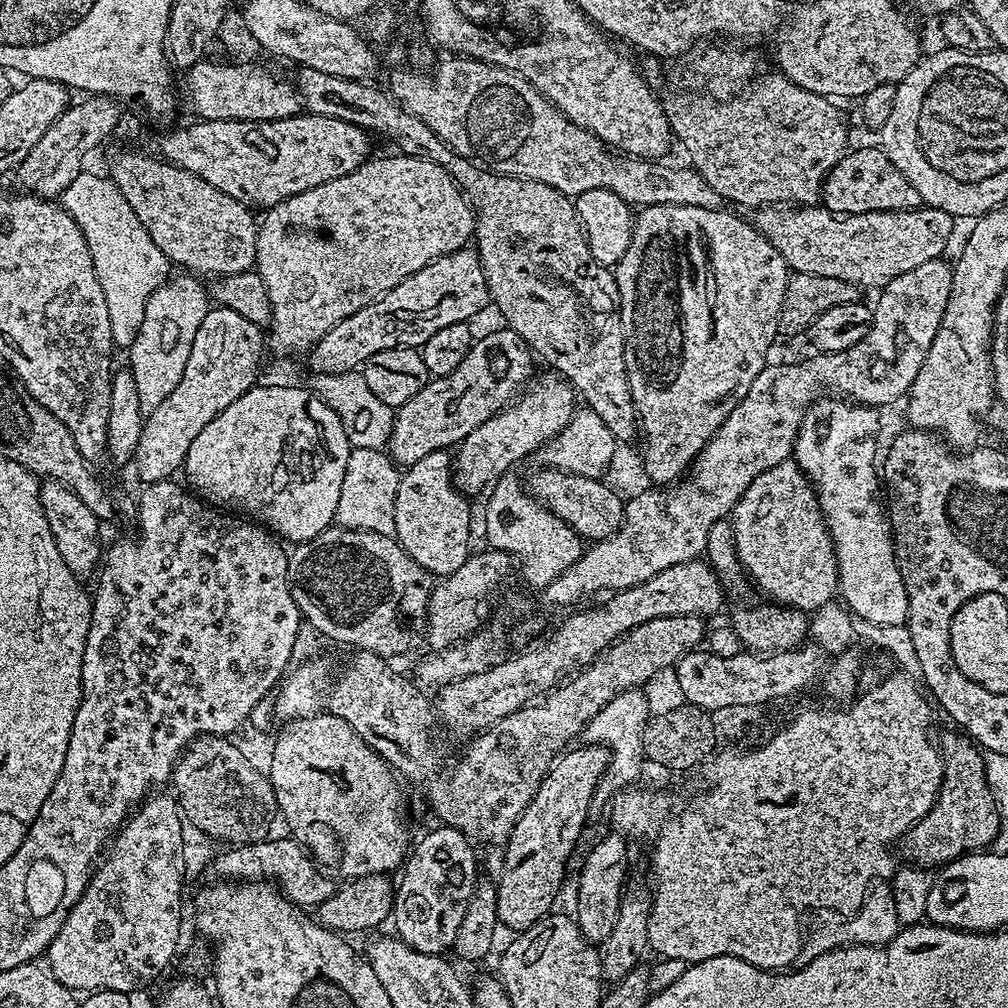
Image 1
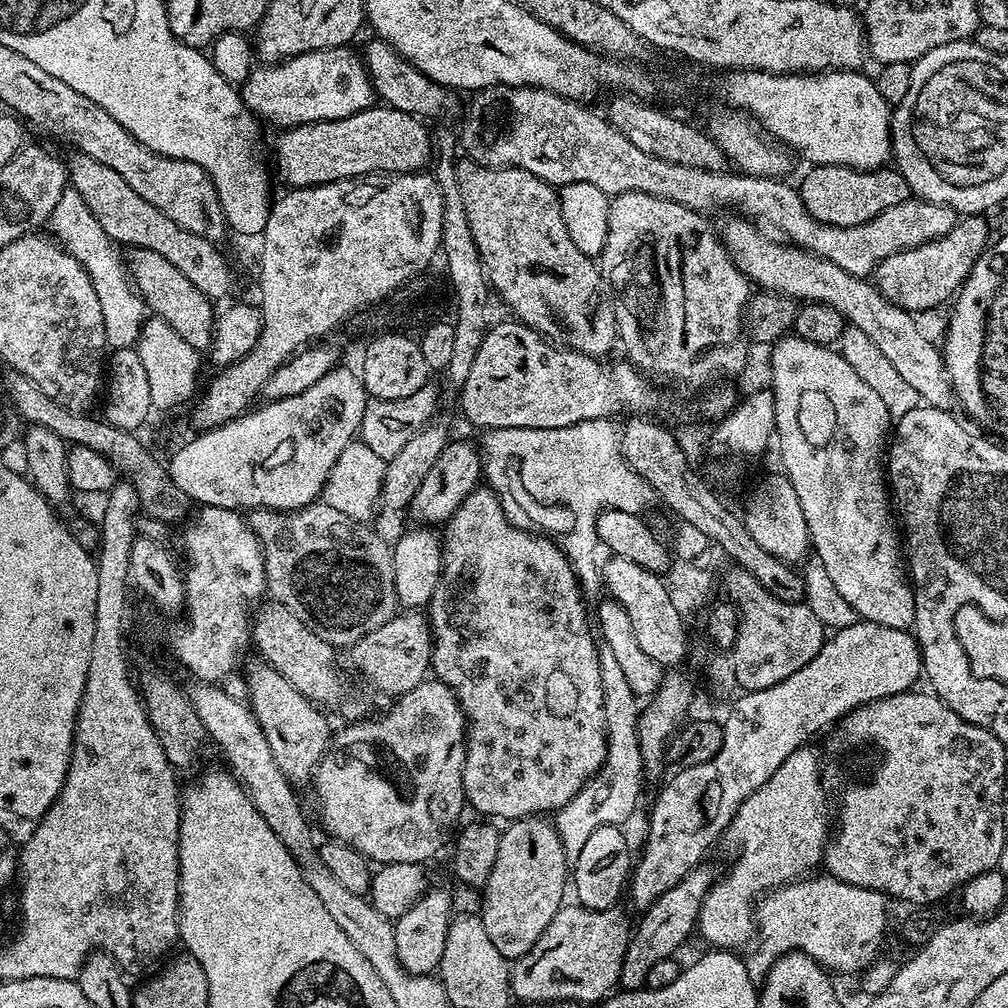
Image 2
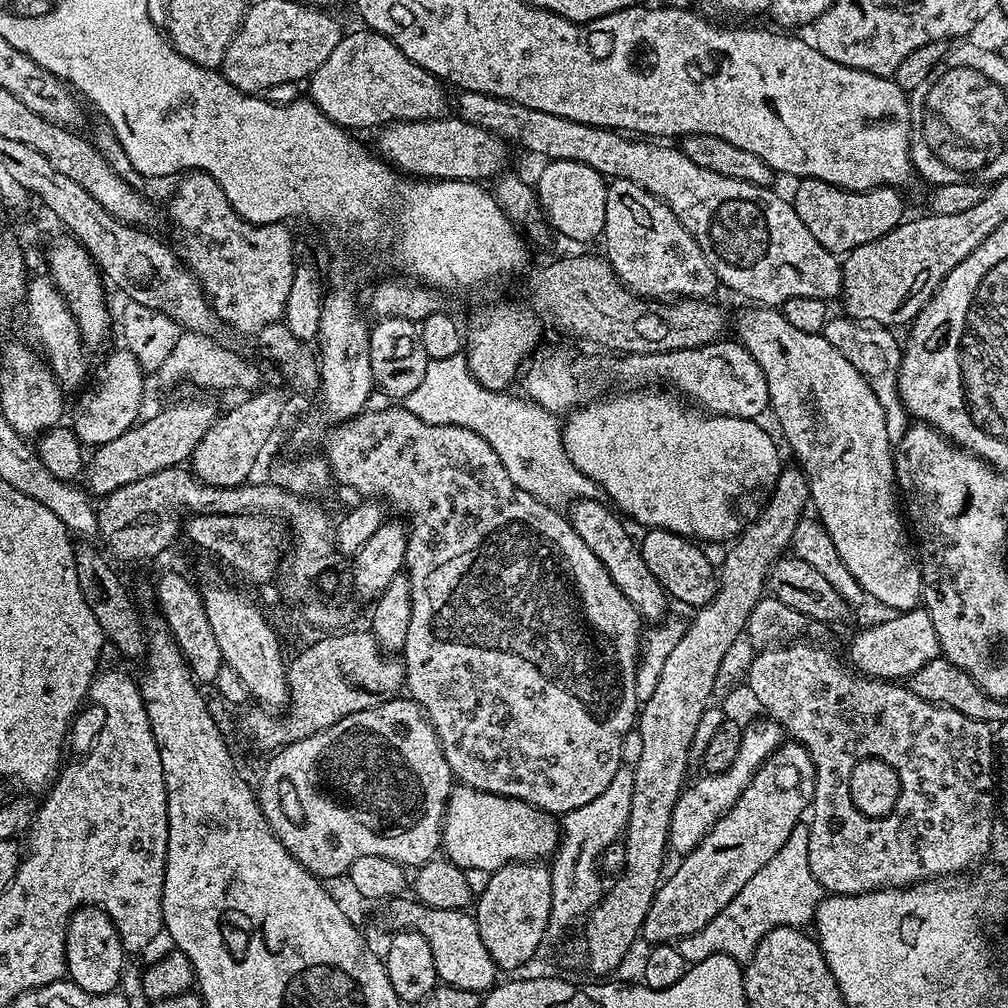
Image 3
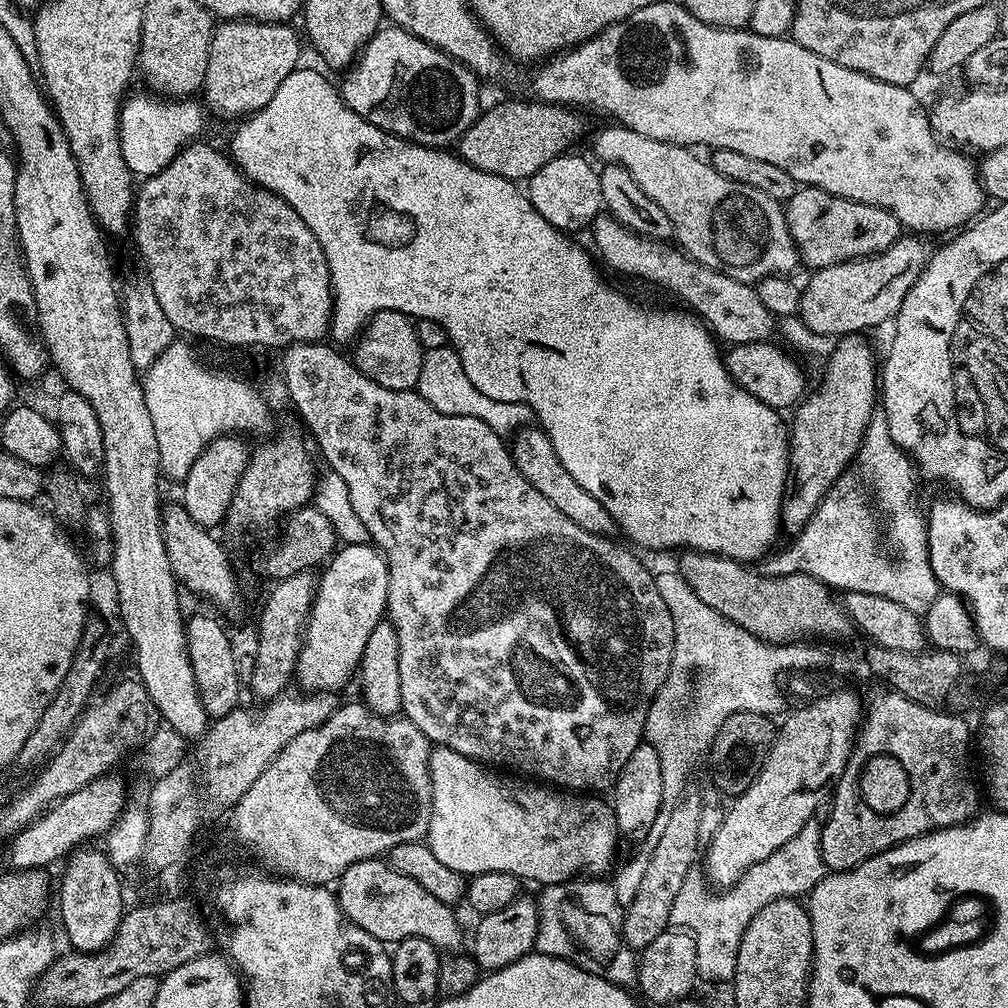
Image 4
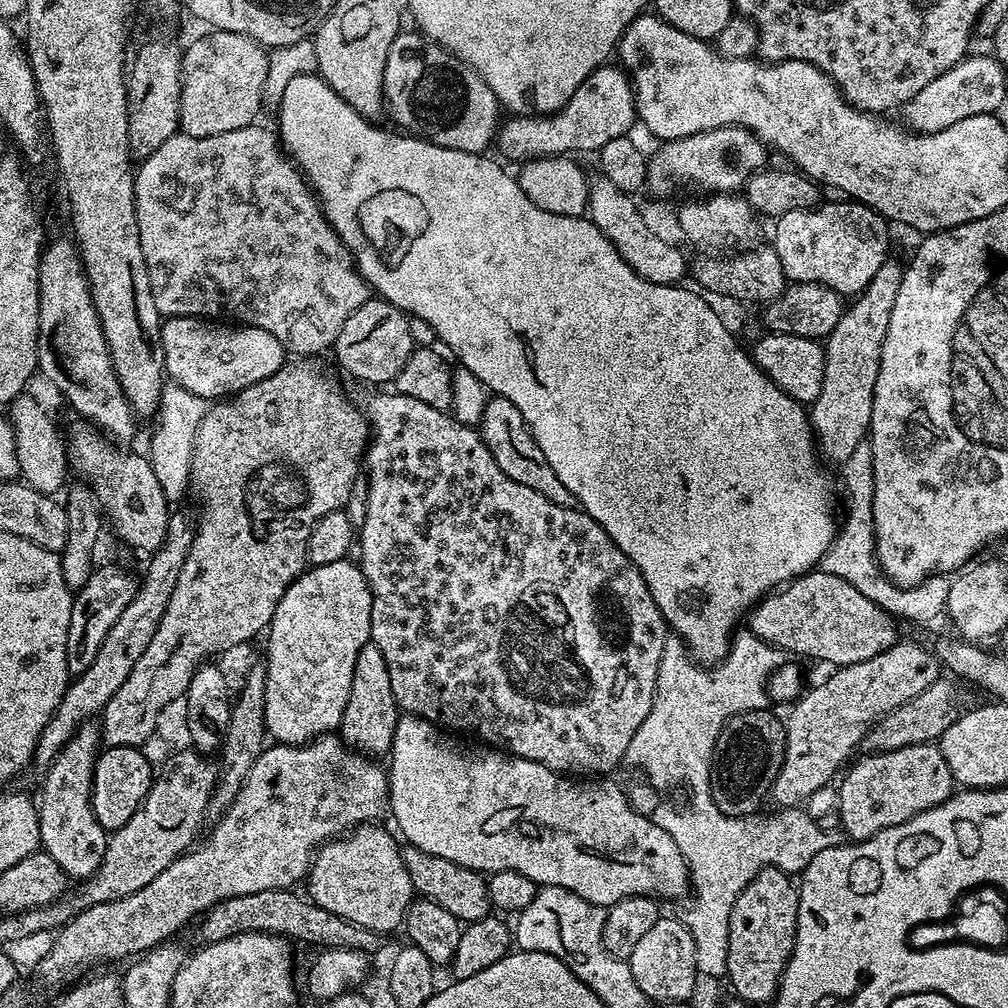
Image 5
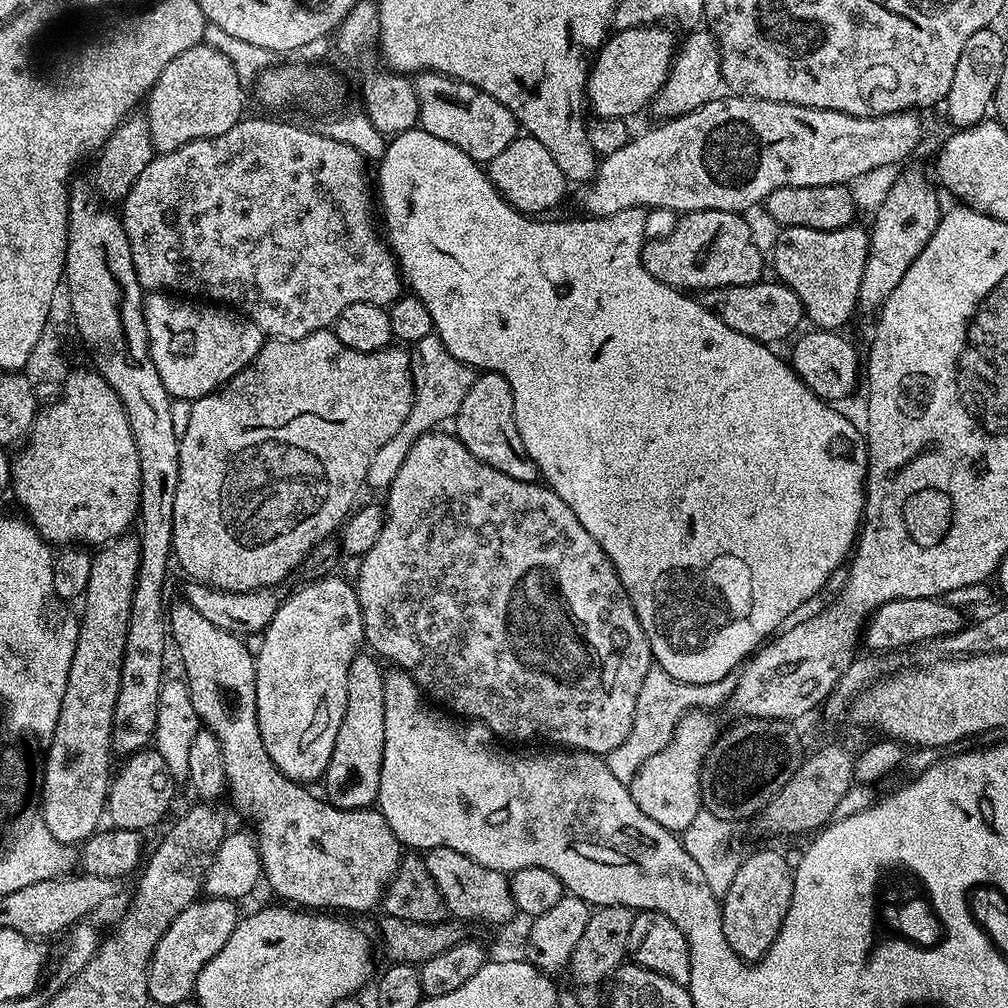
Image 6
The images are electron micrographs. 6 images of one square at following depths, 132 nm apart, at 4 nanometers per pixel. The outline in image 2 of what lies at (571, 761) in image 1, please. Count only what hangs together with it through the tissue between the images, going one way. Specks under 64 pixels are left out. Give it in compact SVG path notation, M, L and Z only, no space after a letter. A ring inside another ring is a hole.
M540 814L521 816L501 831L493 869L482 887L484 901L480 904L478 915L486 926L486 934L490 934L490 942L498 946L498 954L502 954L505 960L515 962L526 955L534 946L534 942L538 942L542 930L550 926L554 914L558 914L558 910L565 903L564 887L568 884L568 867L569 858L563 850L562 839L559 838L556 825L551 819Z

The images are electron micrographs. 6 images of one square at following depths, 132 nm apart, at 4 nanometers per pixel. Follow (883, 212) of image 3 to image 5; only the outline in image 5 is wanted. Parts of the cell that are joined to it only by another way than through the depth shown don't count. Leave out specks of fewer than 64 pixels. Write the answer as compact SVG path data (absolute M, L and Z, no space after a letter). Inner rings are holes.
M840 198L837 204L824 202L815 208L795 208L790 210L790 214L775 217L774 224L774 247L789 281L821 284L834 290L841 298L859 296L870 278L874 278L890 258L889 221L874 209L848 198Z

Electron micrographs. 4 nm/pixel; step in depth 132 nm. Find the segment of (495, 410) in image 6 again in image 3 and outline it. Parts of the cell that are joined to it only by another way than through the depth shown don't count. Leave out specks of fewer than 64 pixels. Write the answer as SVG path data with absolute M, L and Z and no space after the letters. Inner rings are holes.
M600 498L577 499L571 508L572 528L578 534L578 538L582 538L586 546L594 550L594 558L598 558L602 566L606 566L610 578L614 578L614 586L618 586L618 590L622 590L622 594L630 598L630 602L645 621L662 619L664 611L667 610L668 604L670 605L670 597L658 582L658 578L650 574L650 566L646 566L642 558L637 537L634 538L628 533L629 525Z

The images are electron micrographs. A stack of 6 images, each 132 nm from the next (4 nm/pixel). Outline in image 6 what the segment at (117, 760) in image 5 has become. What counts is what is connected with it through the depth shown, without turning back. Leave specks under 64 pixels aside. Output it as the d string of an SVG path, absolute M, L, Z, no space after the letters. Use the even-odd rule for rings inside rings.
M147 747L127 755L124 765L111 777L108 785L106 816L111 827L122 830L134 829L146 832L156 825L172 806L174 779L168 772L166 762L155 748Z

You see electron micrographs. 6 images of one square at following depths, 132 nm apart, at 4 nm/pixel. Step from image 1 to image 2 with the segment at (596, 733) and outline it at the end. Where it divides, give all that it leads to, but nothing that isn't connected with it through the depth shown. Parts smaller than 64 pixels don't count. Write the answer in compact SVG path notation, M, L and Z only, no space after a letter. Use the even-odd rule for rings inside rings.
M632 688L616 692L616 700L604 700L607 714L608 750L603 766L566 806L557 809L554 823L569 861L581 858L583 848L592 832L604 825L621 825L640 802L642 778L641 746L637 734L640 720L640 702Z

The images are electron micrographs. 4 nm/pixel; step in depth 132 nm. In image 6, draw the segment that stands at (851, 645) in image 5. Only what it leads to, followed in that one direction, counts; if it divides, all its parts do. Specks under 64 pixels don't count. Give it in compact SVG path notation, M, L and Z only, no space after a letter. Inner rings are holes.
M902 598L891 600L877 608L866 621L862 633L863 643L869 644L871 651L876 654L896 652L899 648L912 648L915 644L924 644L940 640L943 636L953 636L965 627L965 613L949 604L947 599L937 598Z

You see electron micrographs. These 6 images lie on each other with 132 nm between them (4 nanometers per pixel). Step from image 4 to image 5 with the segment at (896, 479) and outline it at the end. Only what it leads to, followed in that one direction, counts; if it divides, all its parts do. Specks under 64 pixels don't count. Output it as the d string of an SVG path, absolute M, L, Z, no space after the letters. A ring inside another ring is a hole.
M866 442L859 444L846 458L838 480L838 508L844 511L838 520L836 536L832 545L821 558L819 567L830 574L838 574L859 590L866 594L870 602L874 602L882 610L886 610L897 621L910 620L914 624L928 624L939 616L945 615L950 598L951 579L947 575L927 576L927 578L912 588L901 588L882 571L880 563L876 561L876 535L874 534L874 518L872 517L872 503L874 502L874 458L872 448Z

